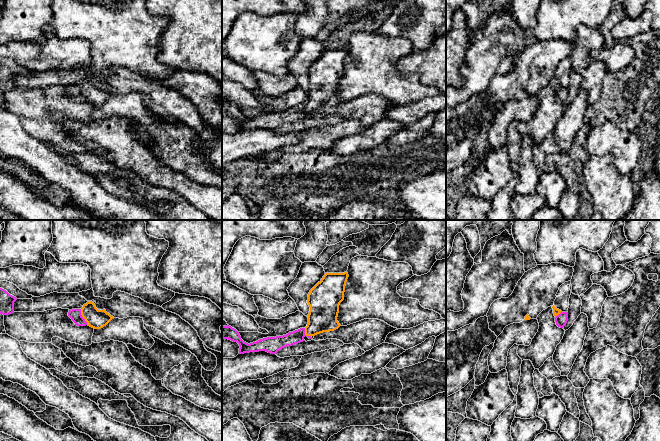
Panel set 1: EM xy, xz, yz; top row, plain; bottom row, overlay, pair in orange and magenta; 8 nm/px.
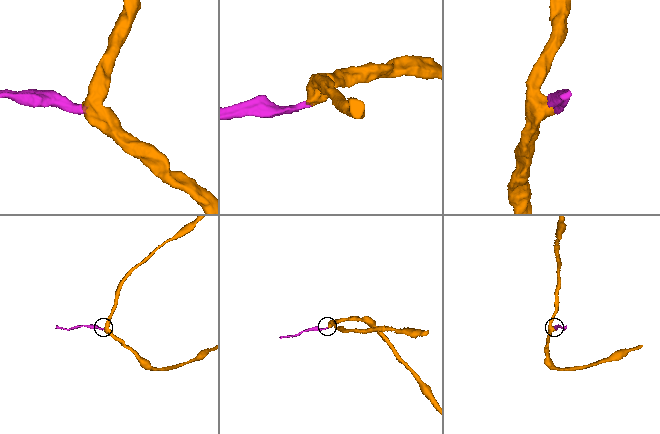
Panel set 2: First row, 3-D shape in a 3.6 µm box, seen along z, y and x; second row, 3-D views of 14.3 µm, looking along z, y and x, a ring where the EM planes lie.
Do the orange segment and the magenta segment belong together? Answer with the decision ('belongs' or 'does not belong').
belongs

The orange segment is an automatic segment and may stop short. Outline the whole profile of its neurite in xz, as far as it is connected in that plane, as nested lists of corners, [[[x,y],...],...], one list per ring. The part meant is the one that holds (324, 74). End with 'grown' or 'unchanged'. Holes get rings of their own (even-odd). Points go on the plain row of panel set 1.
[[[347,48],[344,49],[325,49],[320,58],[318,58],[309,68],[307,79],[310,83],[308,90],[308,100],[305,104],[300,104],[293,108],[289,108],[283,112],[267,113],[260,115],[253,119],[246,119],[241,115],[239,108],[231,102],[222,102],[222,116],[228,115],[233,118],[237,118],[240,122],[239,130],[266,127],[271,130],[276,130],[279,126],[284,123],[292,122],[300,118],[305,117],[304,113],[307,112],[312,115],[313,112],[323,109],[330,108],[338,105],[341,101],[337,97],[339,89],[339,81],[344,76],[345,62],[349,51]]]; grown

